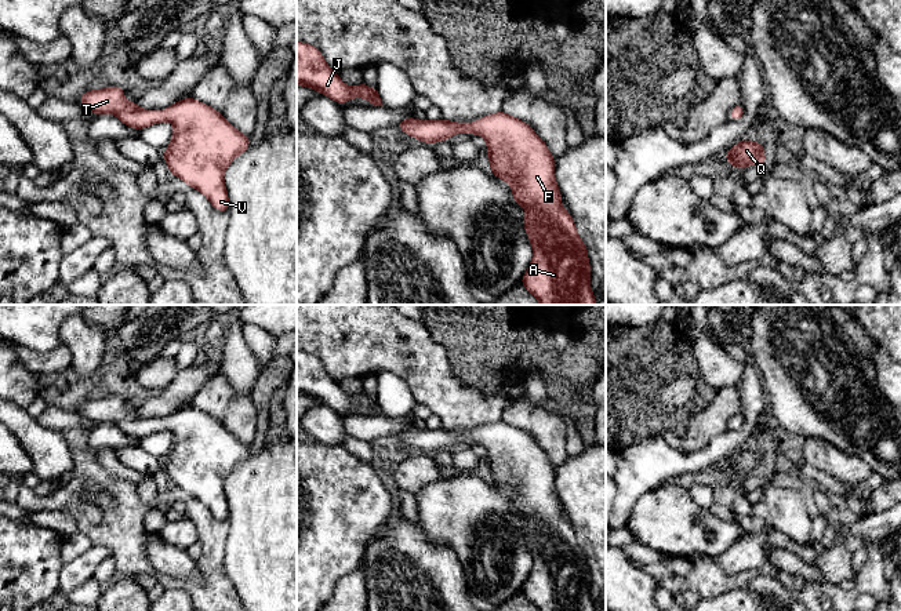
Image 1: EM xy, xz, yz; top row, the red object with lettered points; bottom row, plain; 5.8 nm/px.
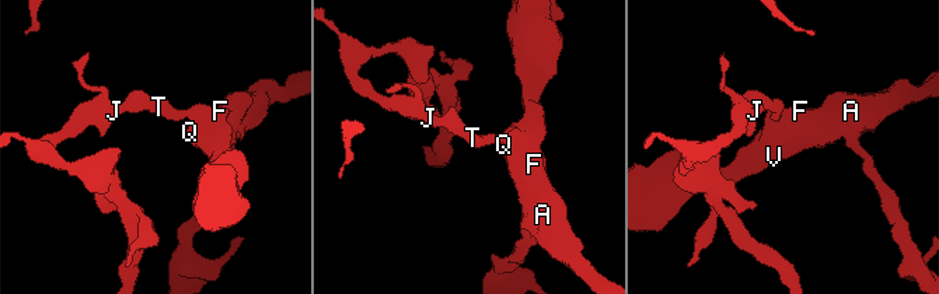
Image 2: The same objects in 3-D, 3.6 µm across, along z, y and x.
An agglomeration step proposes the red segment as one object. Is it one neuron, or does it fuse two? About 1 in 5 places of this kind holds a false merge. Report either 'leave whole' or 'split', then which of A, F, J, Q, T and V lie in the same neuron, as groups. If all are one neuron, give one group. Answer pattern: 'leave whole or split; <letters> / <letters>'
leave whole; A F J Q T V

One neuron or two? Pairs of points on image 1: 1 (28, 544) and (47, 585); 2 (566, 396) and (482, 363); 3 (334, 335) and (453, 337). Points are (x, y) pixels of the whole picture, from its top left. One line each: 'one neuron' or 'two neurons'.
1: one neuron
2: one neuron
3: two neurons

